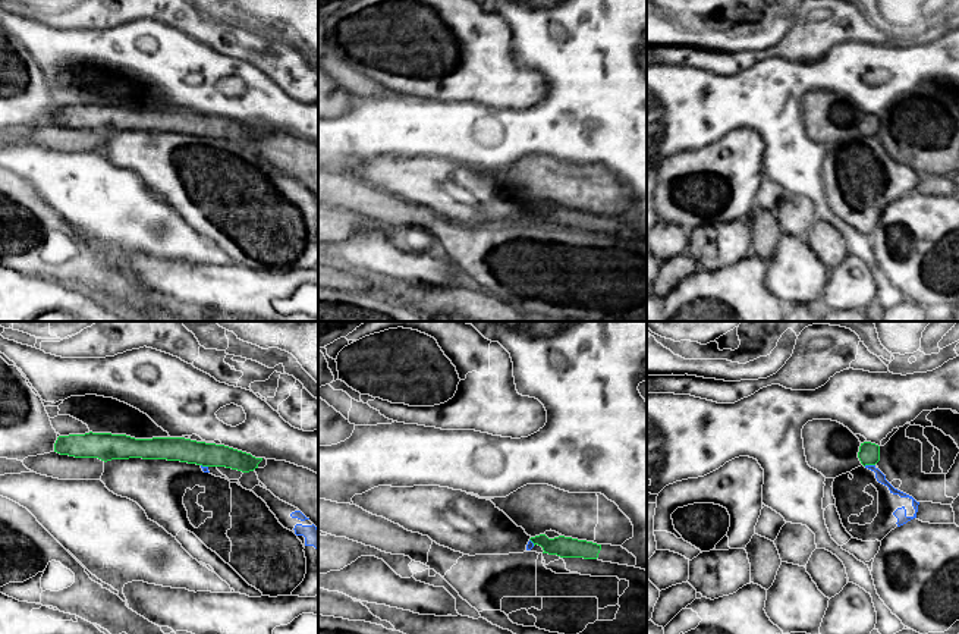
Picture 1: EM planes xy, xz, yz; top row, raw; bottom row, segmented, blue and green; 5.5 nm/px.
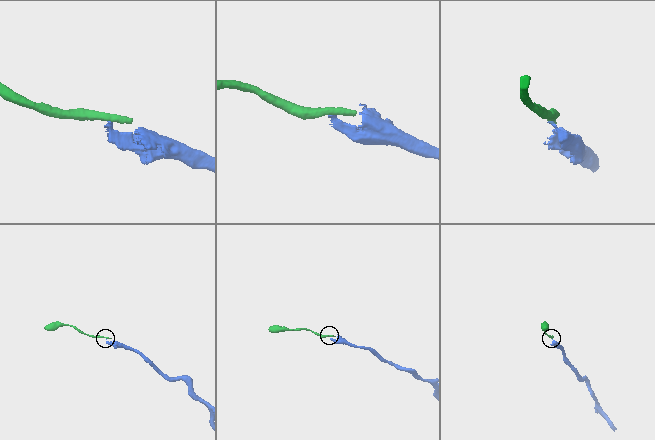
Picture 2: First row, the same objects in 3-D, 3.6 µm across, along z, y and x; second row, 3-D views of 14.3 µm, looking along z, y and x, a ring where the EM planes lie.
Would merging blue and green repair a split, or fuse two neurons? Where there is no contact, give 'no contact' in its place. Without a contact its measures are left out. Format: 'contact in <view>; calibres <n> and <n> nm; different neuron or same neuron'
contact in yz; calibres 50 and 120 nm; different neuron

